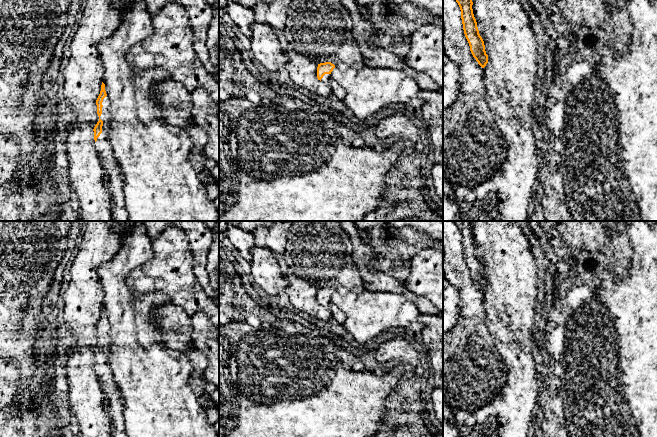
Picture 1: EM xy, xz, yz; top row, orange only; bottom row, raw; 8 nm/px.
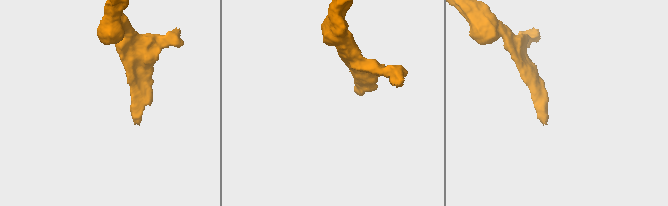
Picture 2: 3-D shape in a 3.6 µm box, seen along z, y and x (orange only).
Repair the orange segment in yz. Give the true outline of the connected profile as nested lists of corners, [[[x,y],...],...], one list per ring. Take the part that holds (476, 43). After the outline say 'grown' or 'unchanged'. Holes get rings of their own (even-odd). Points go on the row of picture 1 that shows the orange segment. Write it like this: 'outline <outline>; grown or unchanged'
outline [[[456,0],[461,10],[461,19],[465,37],[469,43],[470,51],[478,64],[484,68],[488,63],[485,45],[479,34],[477,22],[473,14],[472,0]]]; unchanged

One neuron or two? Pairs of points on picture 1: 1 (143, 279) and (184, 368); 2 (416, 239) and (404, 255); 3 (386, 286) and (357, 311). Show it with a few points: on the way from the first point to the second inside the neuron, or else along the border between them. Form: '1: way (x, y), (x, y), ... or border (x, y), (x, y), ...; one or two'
1: border (126, 286), (136, 296), (163, 292), (170, 302); two
2: way (412, 243), (404, 251); one
3: border (365, 289), (400, 293), (403, 296); two

